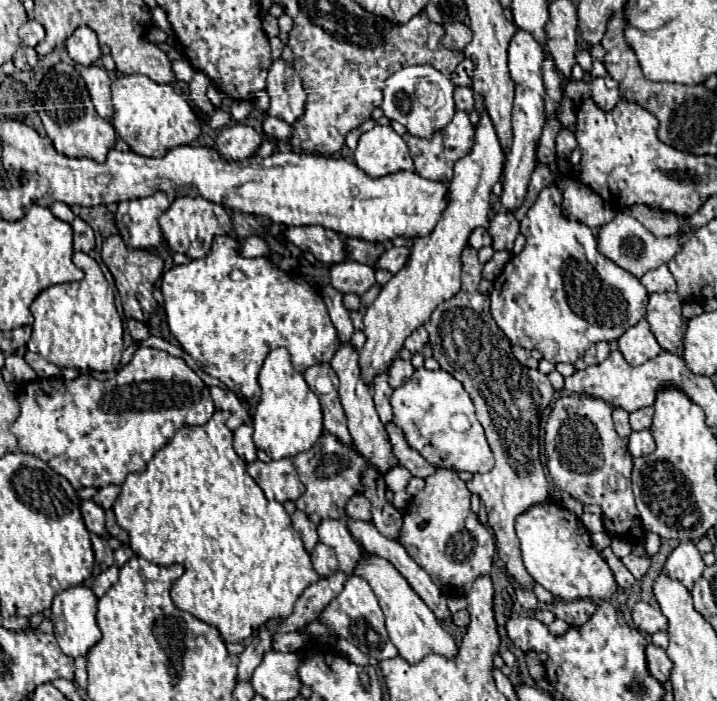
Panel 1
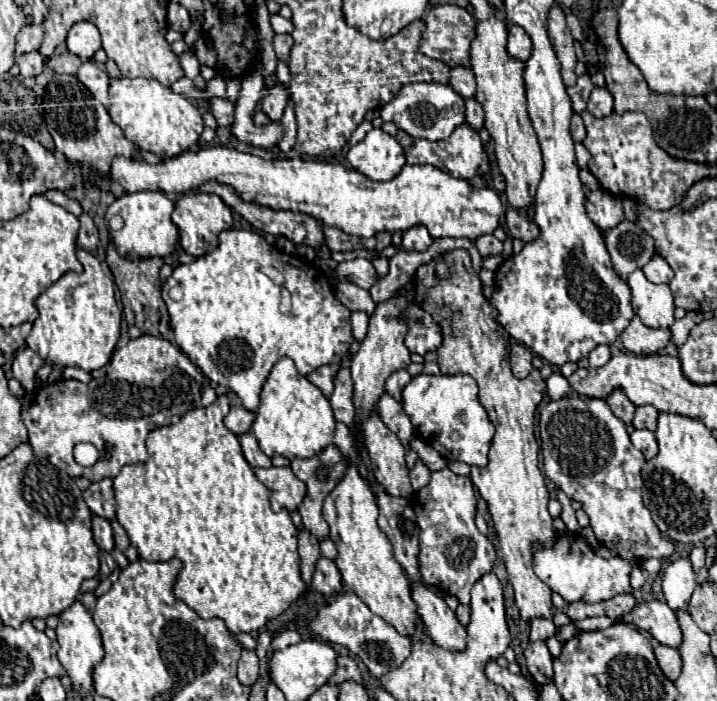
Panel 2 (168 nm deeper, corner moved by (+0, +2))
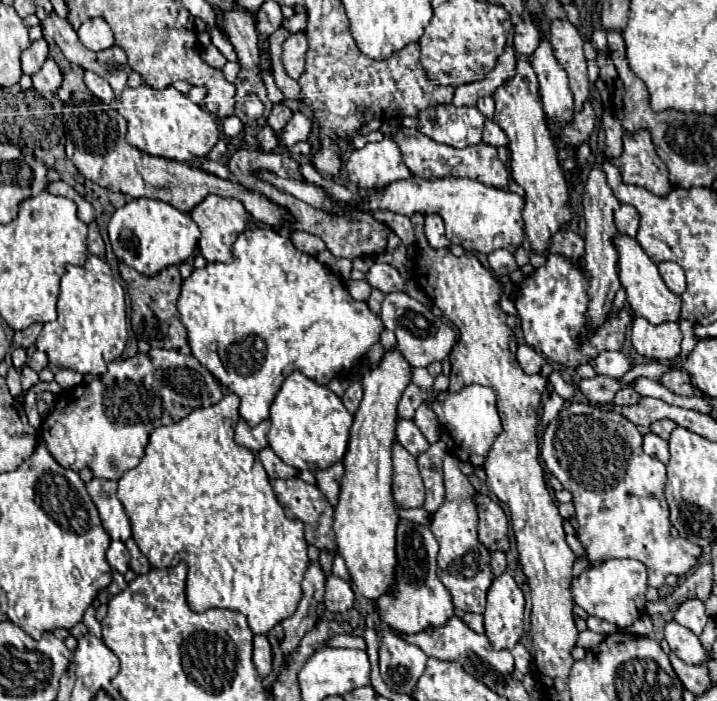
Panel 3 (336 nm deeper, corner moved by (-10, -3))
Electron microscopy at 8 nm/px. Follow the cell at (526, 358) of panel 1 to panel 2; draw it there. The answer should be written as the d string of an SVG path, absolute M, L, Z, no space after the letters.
M513 344L513 348L511 348L511 368L513 368L513 374L517 378L525 378L533 370L531 352L523 344Z

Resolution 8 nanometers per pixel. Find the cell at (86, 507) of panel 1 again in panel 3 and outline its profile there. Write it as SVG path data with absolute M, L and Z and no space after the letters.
M113 541L107 551L107 561L115 571L119 571L123 575L129 569L129 551L127 551L125 543Z

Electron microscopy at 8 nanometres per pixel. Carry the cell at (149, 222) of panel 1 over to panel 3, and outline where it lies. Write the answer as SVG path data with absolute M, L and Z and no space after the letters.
M149 197L131 199L119 207L109 219L107 231L117 259L137 269L145 277L155 277L171 265L185 263L195 253L199 241L199 227L193 223L191 215L177 211L165 201Z

